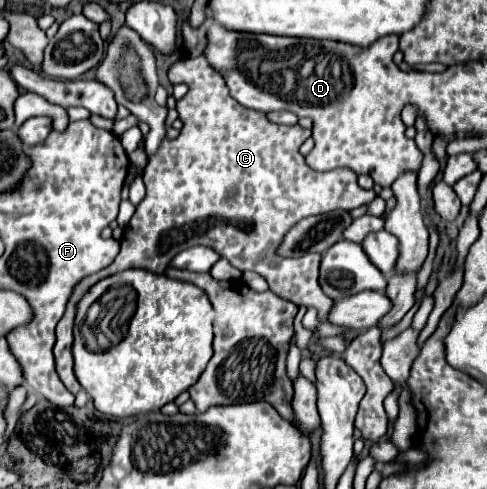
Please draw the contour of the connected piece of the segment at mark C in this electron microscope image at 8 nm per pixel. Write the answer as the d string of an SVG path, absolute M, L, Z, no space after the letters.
M206 57L196 59L180 59L176 61L170 71L168 79L172 83L186 83L188 93L178 101L176 111L180 113L180 119L184 123L180 135L176 139L164 139L158 153L150 157L148 167L144 171L144 185L146 185L146 197L136 207L136 213L128 227L124 229L122 249L114 263L110 263L106 269L92 273L84 277L76 289L72 291L72 297L66 305L64 317L56 325L56 345L54 345L54 357L56 357L56 371L66 385L70 393L78 393L82 387L76 381L76 375L72 371L72 327L74 327L74 315L76 315L76 303L80 297L100 279L114 275L124 269L148 269L154 273L164 273L172 257L180 249L188 249L194 245L206 245L218 251L220 257L228 259L236 269L240 271L256 271L262 277L266 277L270 291L276 293L282 299L288 299L292 303L302 303L306 307L316 307L320 323L328 323L328 309L332 309L334 301L320 289L320 253L304 255L304 257L280 257L280 241L284 241L286 231L292 229L302 217L308 215L320 215L334 209L346 209L352 211L364 203L370 203L376 193L364 191L356 183L356 173L352 169L336 169L318 173L312 171L304 157L298 153L298 147L310 137L310 129L304 129L300 125L276 125L266 119L264 113L252 111L242 107L238 101L234 101L228 93L228 85L212 65L208 65Z

